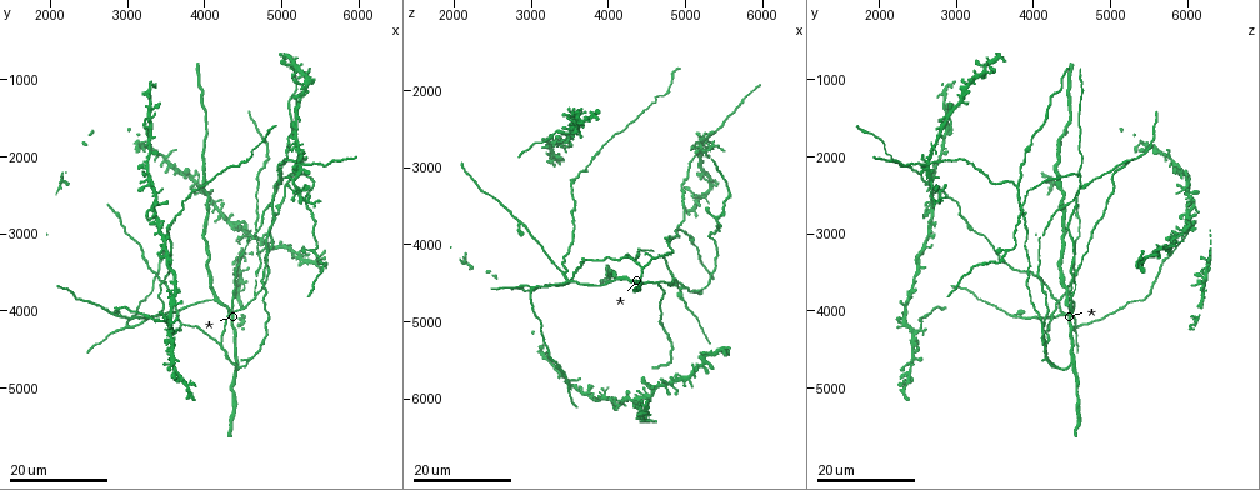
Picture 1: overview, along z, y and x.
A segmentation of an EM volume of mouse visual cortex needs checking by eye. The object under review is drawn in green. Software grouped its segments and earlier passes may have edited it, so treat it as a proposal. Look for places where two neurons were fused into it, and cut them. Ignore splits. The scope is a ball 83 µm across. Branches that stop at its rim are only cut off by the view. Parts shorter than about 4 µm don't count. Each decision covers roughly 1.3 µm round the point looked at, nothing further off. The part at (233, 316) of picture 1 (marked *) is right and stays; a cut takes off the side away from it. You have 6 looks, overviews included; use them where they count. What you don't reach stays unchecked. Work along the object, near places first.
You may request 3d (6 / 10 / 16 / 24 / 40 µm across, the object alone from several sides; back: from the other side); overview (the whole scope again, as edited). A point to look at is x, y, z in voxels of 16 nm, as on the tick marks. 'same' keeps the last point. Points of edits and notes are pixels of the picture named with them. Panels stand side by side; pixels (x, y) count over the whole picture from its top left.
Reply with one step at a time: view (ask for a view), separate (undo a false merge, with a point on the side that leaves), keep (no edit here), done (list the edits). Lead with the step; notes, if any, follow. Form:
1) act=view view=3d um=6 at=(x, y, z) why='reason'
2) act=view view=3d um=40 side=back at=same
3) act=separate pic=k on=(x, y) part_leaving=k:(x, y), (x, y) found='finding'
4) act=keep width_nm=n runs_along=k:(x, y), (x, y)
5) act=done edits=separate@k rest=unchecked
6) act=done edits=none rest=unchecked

act=view view=3d um=24 at=(4650, 3800, 4450) why='small branch off a trunk'

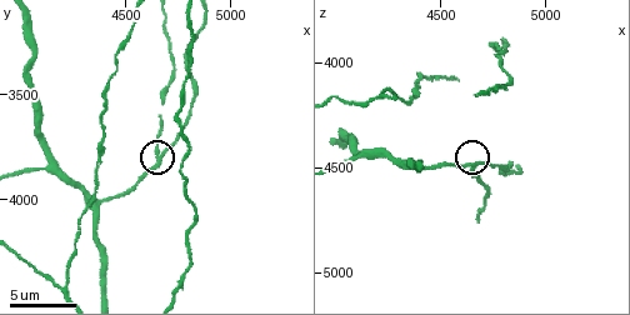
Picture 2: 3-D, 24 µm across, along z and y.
act=view view=3d um=10 at=(4680, 3780, 4480)

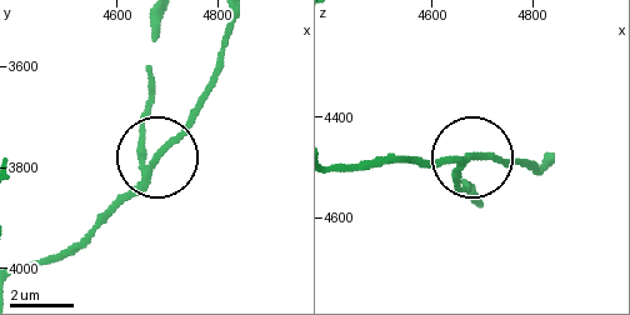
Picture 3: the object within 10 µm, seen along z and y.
act=keep arms=3 runs_along=3:(338, 168), (470, 159), (459, 175), (459, 191), (466, 191) found='continuous, no second neuron'

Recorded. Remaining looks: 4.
act=view view=3d um=24 at=(4400, 4700, 4450) why='three arms meet'

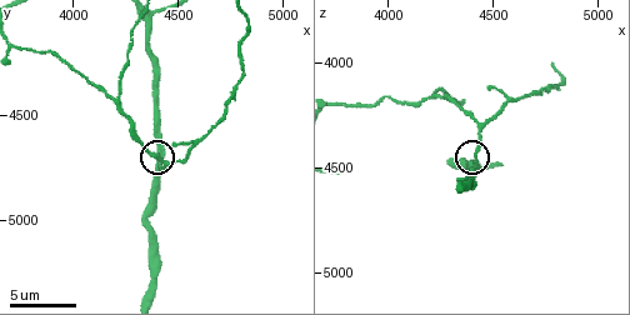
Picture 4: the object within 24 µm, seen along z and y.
act=view view=3d um=10 at=same

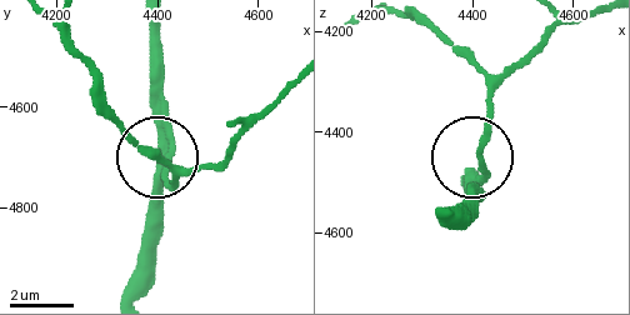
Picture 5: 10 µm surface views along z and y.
act=view view=3d um=6 at=same

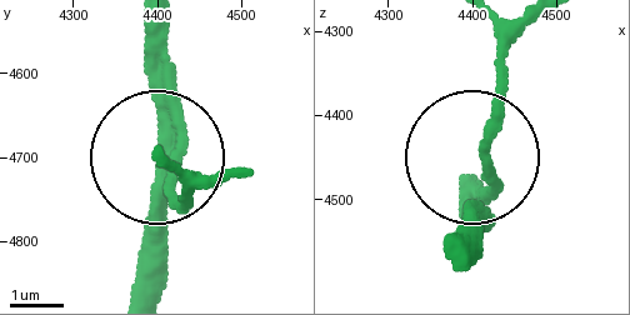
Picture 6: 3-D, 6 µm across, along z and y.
act=keep side_arm_um=16 runs_along=6:(155, 21), (155, 88), (178, 141), (160, 271) found='continuous, no second neuron'

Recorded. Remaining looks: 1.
act=done edits=none rest=unchecked

